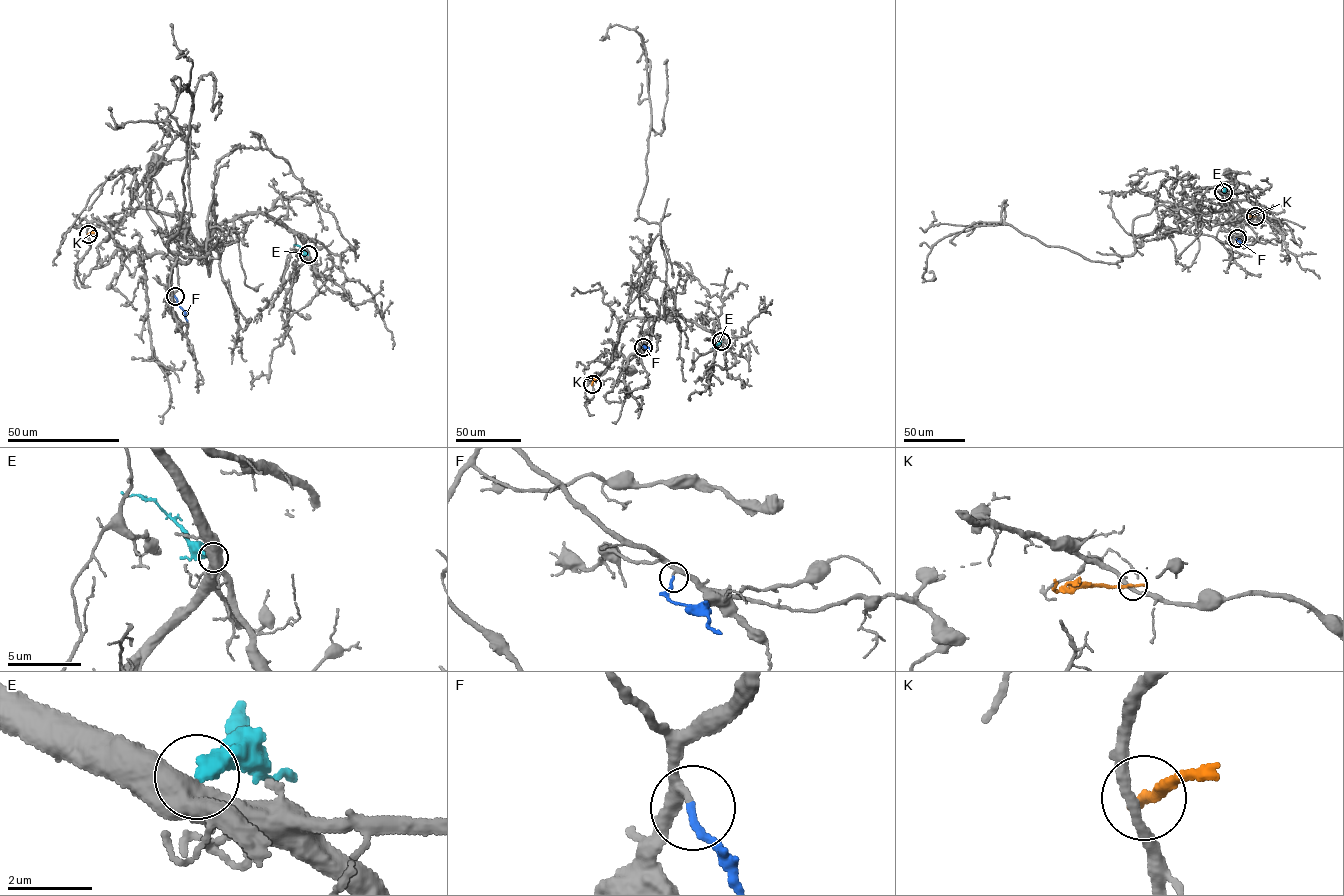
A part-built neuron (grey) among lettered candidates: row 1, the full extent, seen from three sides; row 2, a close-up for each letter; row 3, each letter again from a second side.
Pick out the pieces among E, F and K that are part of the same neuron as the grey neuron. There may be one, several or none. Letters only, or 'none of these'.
F

